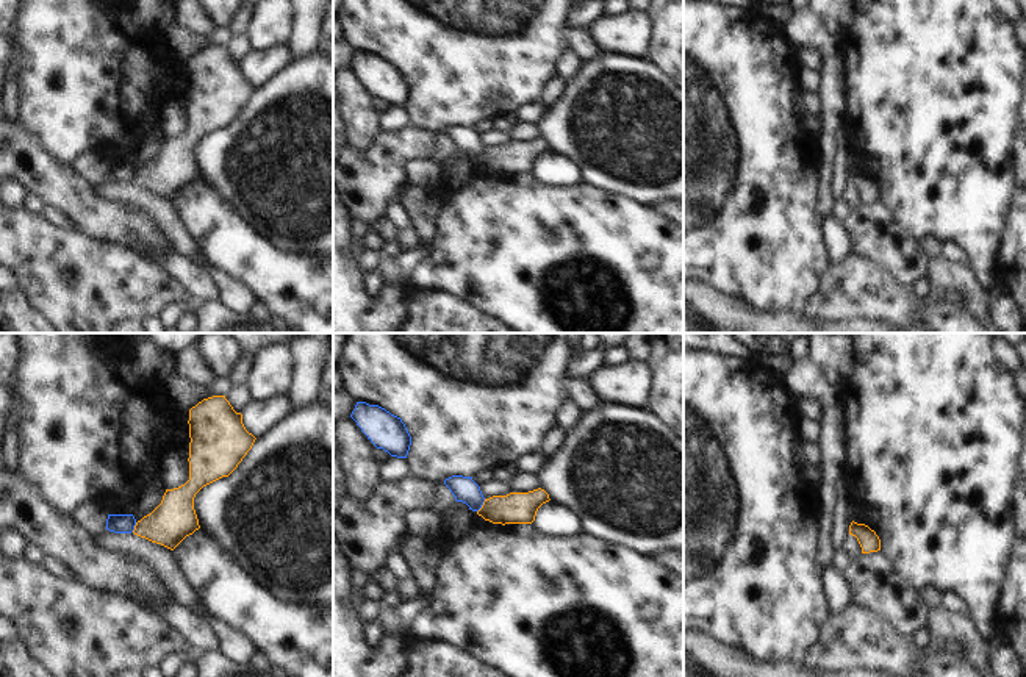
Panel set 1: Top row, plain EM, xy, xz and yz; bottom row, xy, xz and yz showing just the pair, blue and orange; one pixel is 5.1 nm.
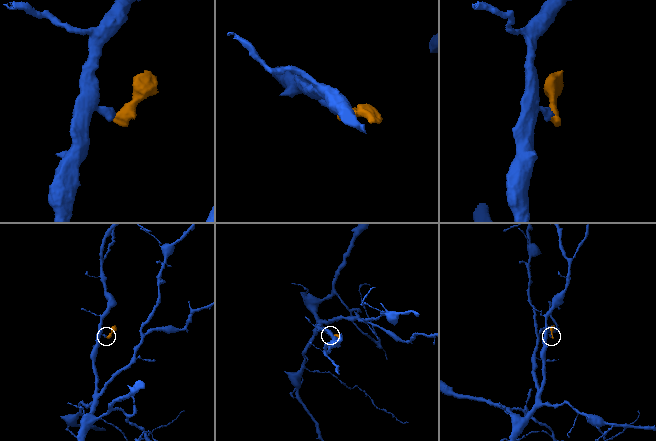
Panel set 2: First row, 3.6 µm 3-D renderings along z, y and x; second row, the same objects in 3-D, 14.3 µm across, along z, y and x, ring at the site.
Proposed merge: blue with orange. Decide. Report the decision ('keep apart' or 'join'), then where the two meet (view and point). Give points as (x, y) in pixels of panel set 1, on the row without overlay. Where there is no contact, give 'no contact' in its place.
keep apart | xz (482, 154)

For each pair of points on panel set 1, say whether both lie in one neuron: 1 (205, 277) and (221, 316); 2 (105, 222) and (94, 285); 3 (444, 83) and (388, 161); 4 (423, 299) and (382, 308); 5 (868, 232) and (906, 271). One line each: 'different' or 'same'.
1: different
2: different
3: different
4: different
5: same

